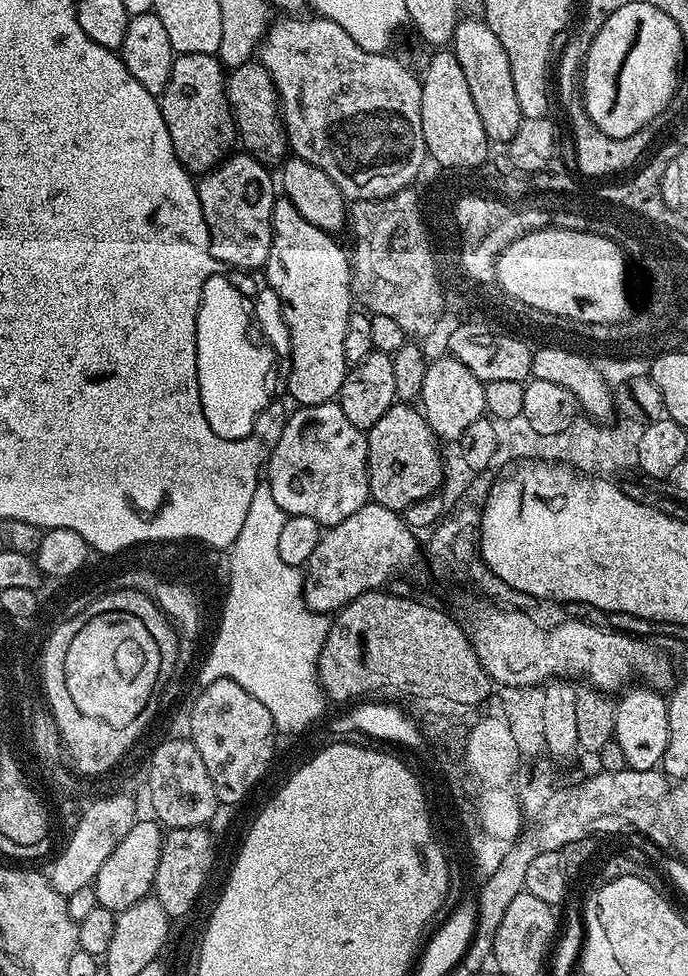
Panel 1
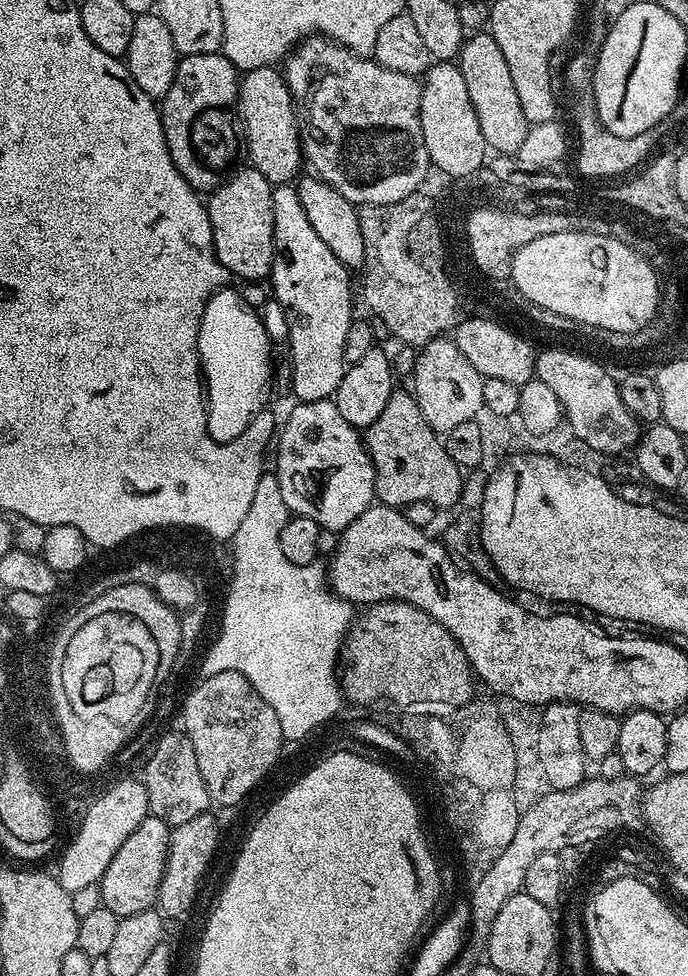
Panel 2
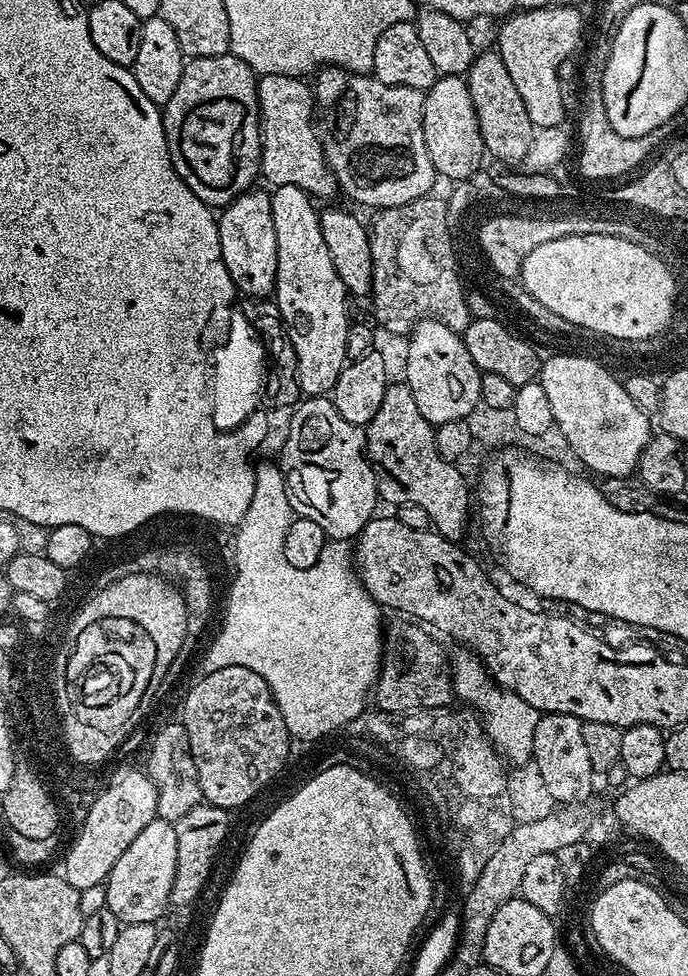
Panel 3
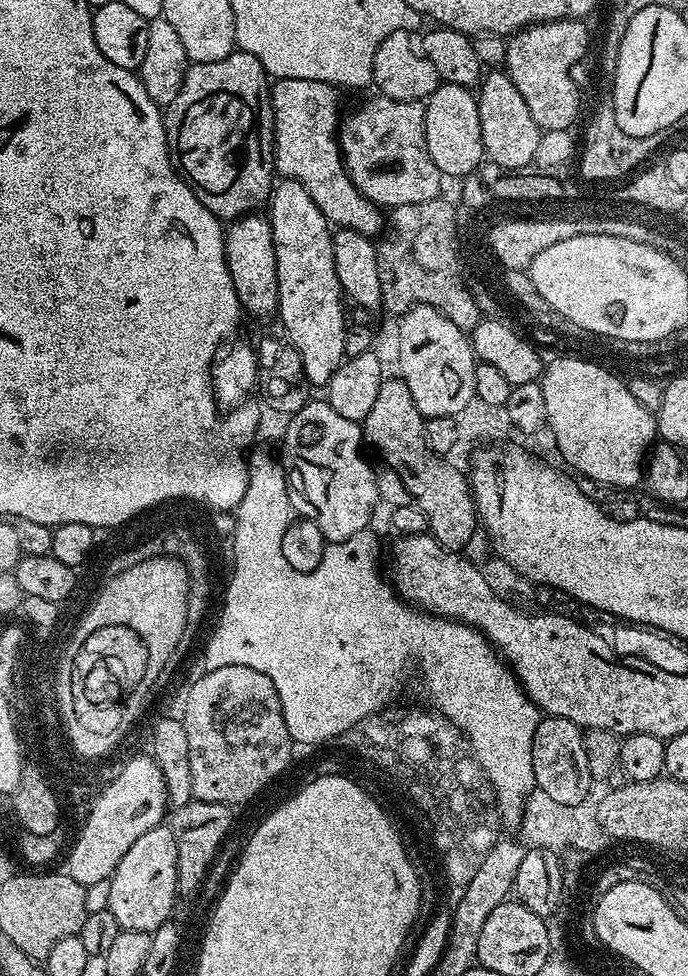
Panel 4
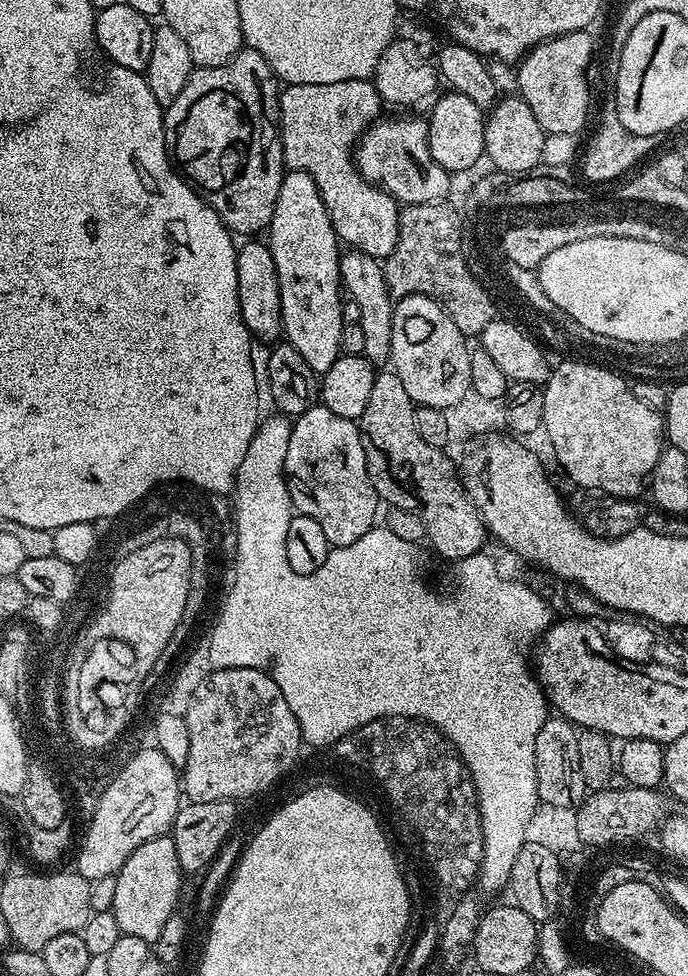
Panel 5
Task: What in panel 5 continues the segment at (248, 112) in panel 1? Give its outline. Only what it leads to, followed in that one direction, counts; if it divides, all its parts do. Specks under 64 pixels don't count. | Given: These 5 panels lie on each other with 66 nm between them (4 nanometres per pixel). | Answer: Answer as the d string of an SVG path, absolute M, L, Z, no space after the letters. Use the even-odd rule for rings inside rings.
M371 79L330 82L329 84L290 84L280 94L280 141L285 165L297 172L310 174L330 214L337 241L349 249L387 258L399 240L400 211L398 202L383 187L371 184L356 169L354 149L370 122L381 115L382 101Z

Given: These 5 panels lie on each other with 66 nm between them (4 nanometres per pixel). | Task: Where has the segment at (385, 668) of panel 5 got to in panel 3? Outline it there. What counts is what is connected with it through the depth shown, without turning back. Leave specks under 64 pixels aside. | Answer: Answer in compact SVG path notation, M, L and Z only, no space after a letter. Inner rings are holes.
M279 463L255 465L256 477L254 478L254 498L250 498L250 506L246 514L240 519L238 527L234 532L236 559L239 561L239 579L236 579L235 591L232 591L231 611L228 613L227 627L224 633L216 641L215 648L208 656L208 668L222 670L226 666L246 666L254 670L254 674L267 676L266 682L270 687L274 687L274 696L279 696L280 706L287 716L288 725L291 725L293 732L300 736L319 736L321 732L327 732L330 728L335 728L340 721L347 720L350 716L355 716L359 711L361 700L365 688L368 688L369 681L372 681L373 672L377 672L382 663L384 655L385 637L382 635L382 624L380 628L380 615L382 609L377 604L376 599L364 589L364 583L354 567L354 548L349 541L334 540L325 543L322 554L318 562L309 568L299 568L290 562L286 562L284 557L284 532L294 519L294 513L288 501L286 482L284 481L284 471ZM460 650L456 657L450 660L450 675L452 691L457 701L465 700L472 712L482 717L485 734L492 741L493 747L505 761L528 762L532 757L532 739L534 728L542 715L530 702L518 698L518 694L508 692L500 687L491 674L484 669L480 657L471 650Z

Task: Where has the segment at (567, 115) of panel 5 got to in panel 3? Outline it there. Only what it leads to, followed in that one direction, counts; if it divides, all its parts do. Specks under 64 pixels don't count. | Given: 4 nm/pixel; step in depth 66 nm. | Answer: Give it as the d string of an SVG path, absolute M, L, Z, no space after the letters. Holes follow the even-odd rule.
M562 6L526 8L503 17L501 24L504 25L496 36L495 47L518 89L518 95L526 105L526 114L530 114L533 129L565 123L560 67L580 44L580 35L584 32L584 16L580 11L579 7Z

